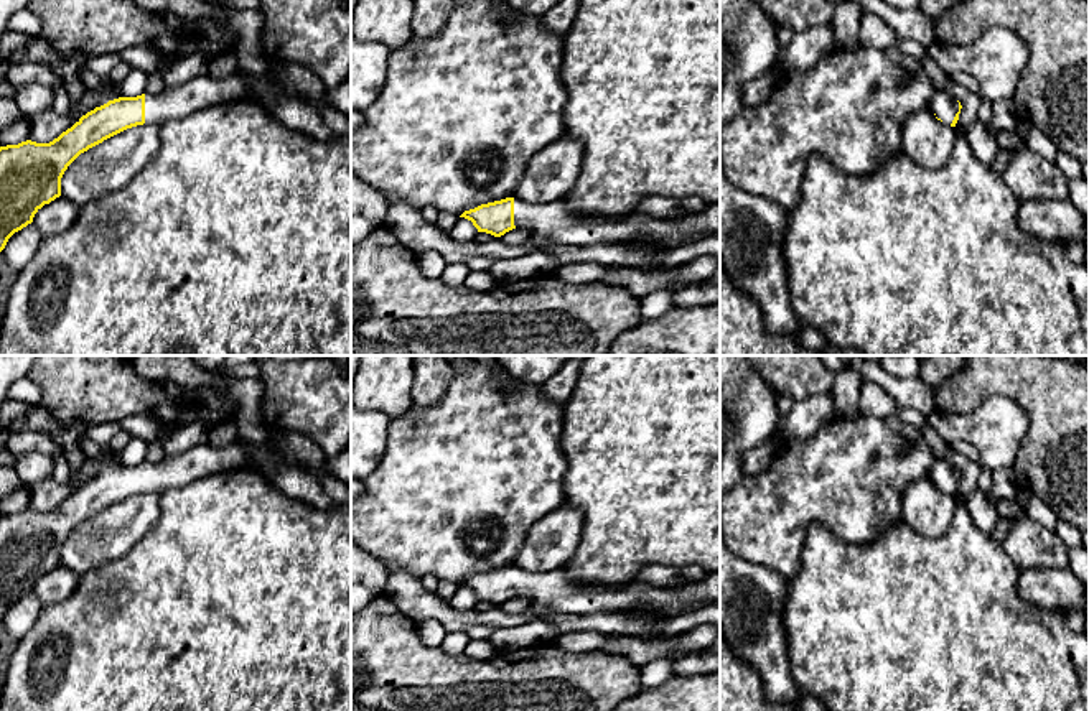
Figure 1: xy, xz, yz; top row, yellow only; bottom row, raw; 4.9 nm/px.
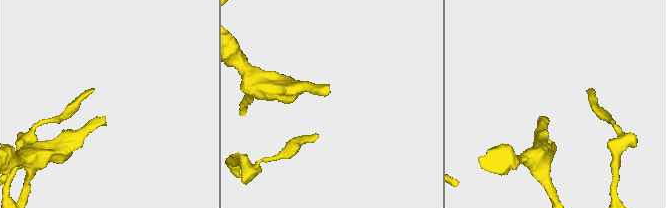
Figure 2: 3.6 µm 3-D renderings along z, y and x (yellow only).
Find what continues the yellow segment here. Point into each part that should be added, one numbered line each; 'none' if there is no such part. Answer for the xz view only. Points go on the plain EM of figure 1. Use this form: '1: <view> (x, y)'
1: xz (556, 591)

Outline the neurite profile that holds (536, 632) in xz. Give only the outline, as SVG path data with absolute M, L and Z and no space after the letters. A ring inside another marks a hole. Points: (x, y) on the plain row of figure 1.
M532 620L519 627L494 627L486 640L501 652L555 642L562 634L563 632L559 627L547 620Z

